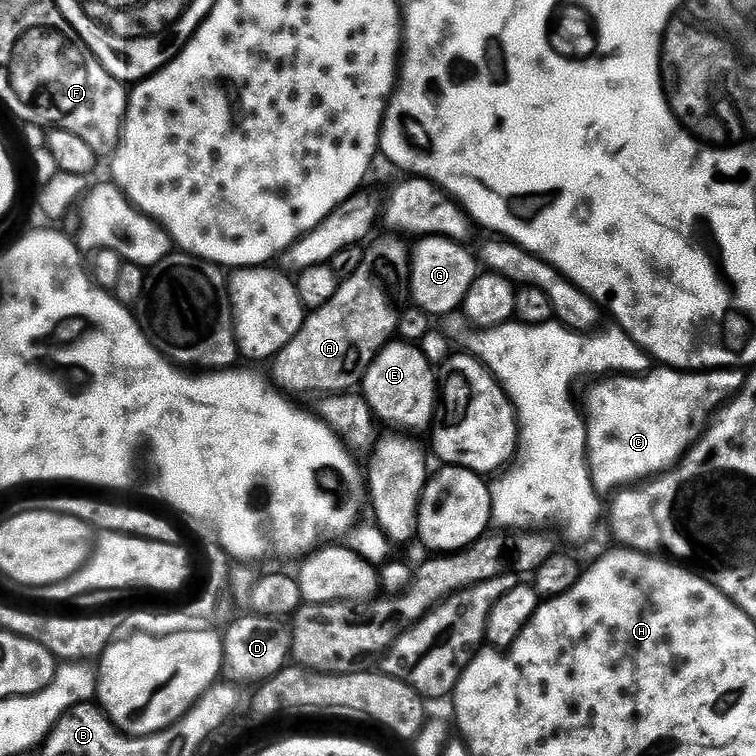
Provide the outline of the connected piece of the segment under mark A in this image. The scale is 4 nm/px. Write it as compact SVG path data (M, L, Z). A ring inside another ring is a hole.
M388 235L392 236L373 239L367 245L362 266L350 278L340 281L338 294L326 306L305 315L298 334L271 361L271 379L285 393L353 391L363 381L370 362L397 335L400 312L396 308L396 296L388 292L384 280L409 279L410 248L399 240L399 235Z

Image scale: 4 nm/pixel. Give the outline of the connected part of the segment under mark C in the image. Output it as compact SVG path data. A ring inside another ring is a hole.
M660 366L657 369L657 372L649 370L643 374L616 374L611 378L597 379L593 383L596 385L585 394L584 404L582 400L582 416L586 421L588 431L588 469L592 475L592 485L601 494L607 494L607 492L615 494L621 490L631 489L641 482L651 481L653 478L675 468L688 455L689 448L704 435L717 409L727 404L743 388L746 379L745 373L740 370L700 370L695 372L692 370L677 370L667 366Z

